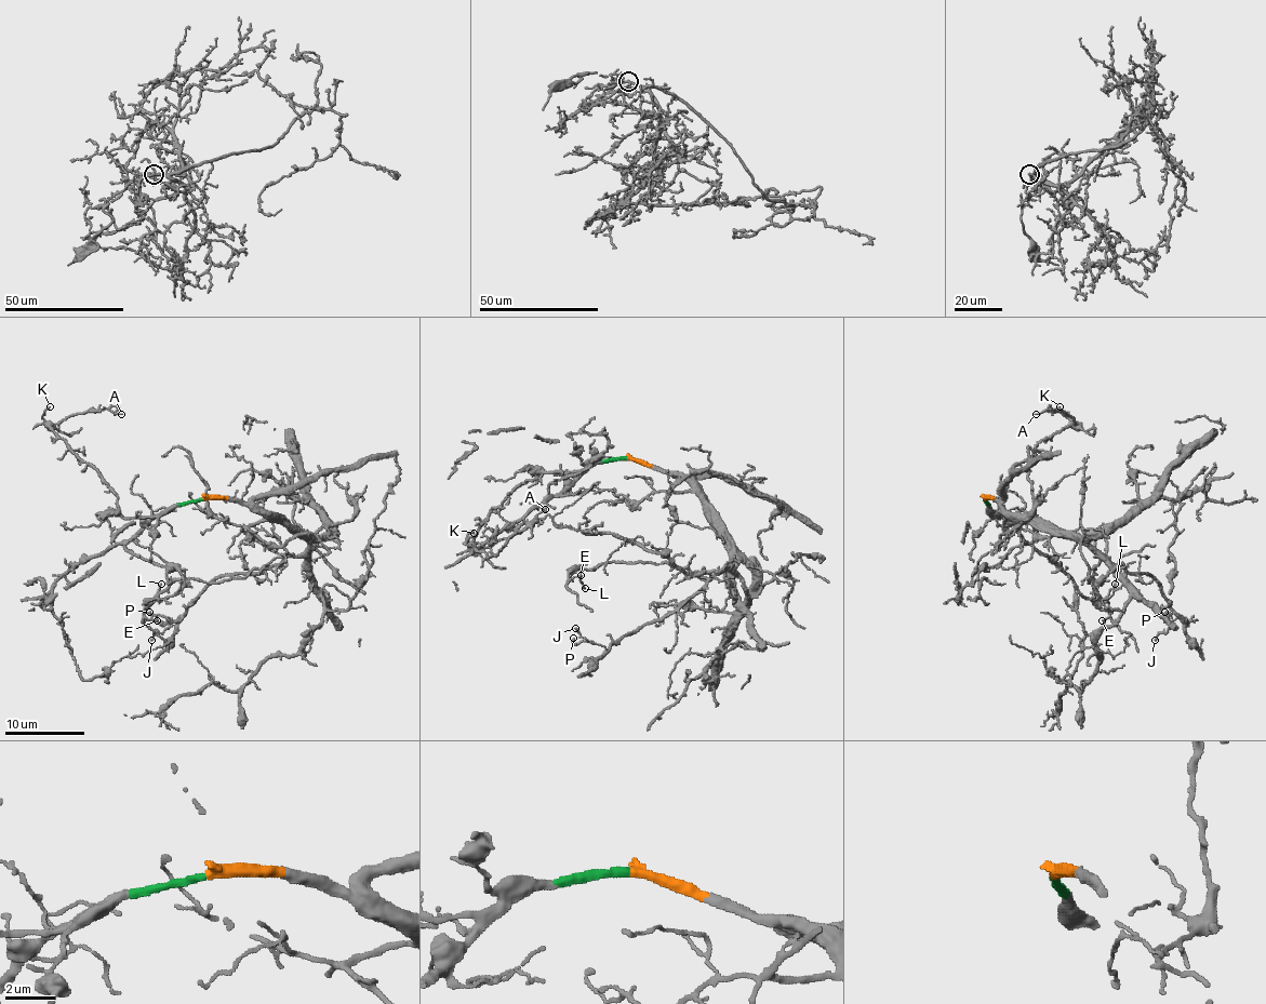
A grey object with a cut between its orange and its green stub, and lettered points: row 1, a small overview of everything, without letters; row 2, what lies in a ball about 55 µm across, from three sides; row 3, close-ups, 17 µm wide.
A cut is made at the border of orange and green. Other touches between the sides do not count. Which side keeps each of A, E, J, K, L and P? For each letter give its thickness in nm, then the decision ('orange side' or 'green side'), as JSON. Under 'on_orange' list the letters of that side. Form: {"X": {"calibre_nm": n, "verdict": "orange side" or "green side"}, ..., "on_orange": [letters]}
{"A": {"calibre_nm": 120, "verdict": "green side"}, "E": {"calibre_nm": 90, "verdict": "orange side"}, "J": {"calibre_nm": 110, "verdict": "orange side"}, "K": {"calibre_nm": 120, "verdict": "green side"}, "L": {"calibre_nm": 130, "verdict": "orange side"}, "P": {"calibre_nm": 80, "verdict": "orange side"}, "on_orange": ["E", "J", "L", "P"]}

